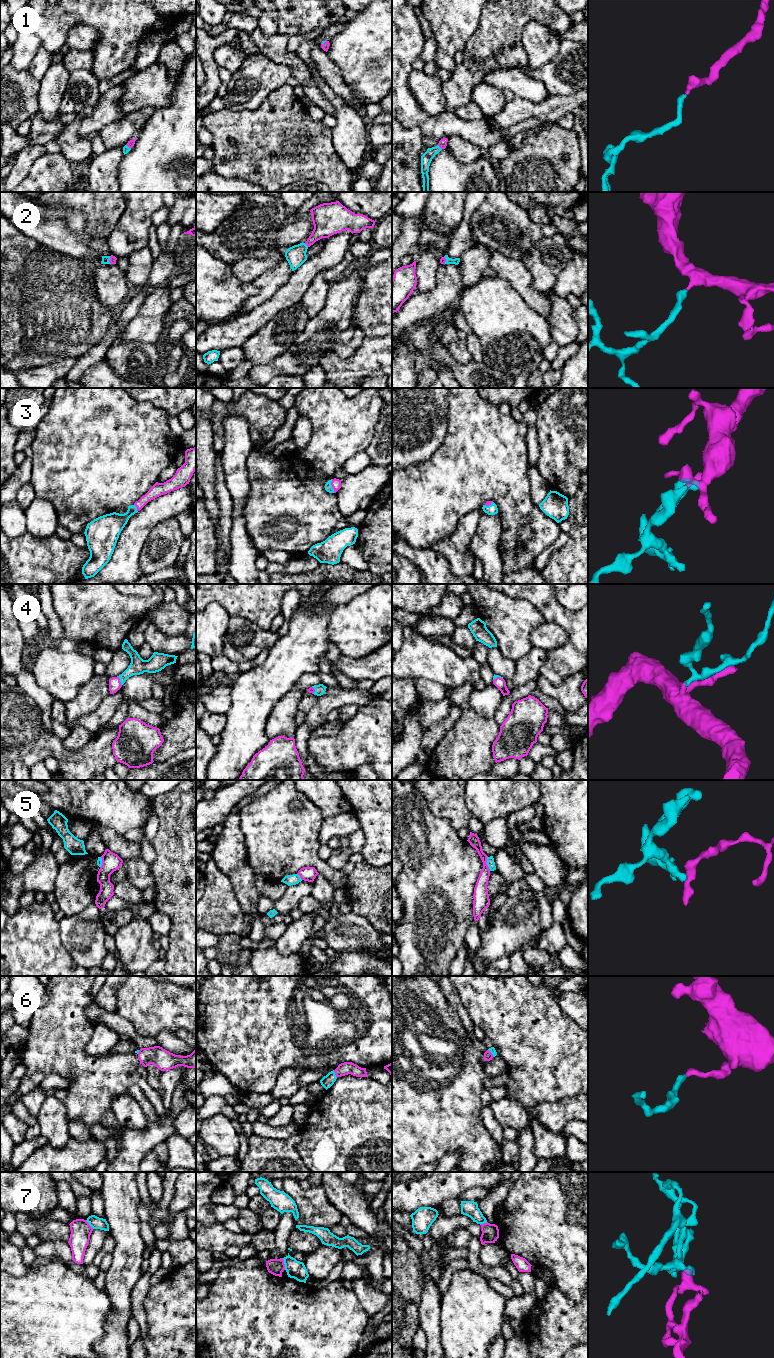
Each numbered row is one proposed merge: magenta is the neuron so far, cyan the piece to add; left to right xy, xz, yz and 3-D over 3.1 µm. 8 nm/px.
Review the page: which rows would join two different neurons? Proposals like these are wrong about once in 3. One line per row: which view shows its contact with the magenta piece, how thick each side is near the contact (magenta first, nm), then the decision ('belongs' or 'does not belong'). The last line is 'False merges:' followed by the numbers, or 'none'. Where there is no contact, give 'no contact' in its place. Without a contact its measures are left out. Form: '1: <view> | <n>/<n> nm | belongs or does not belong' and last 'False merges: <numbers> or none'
1: yz | 70/90 nm | belongs
2: xz | 240/160 nm | belongs
3: xz | 80/60 nm | belongs
4: xy | 100/130 nm | belongs
5: yz | 110/60 nm | does not belong
6: xz | 100/100 nm | belongs
7: xz | 130/150 nm | does not belong
False merges: 5, 7

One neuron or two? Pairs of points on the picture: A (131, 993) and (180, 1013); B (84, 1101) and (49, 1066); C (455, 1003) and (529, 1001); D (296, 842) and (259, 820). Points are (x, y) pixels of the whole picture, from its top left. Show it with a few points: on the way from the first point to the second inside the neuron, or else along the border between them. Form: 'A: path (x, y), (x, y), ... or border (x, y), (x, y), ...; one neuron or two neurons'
A: path (143, 1001), (150, 1006), (168, 1006); one neuron
B: path (84, 1088), (75, 1076), (65, 1066), (62, 1066); one neuron
C: border (453, 986), (457, 990), (463, 1006), (474, 1023); two neurons
D: path (287, 838), (274, 825), (268, 823); one neuron

